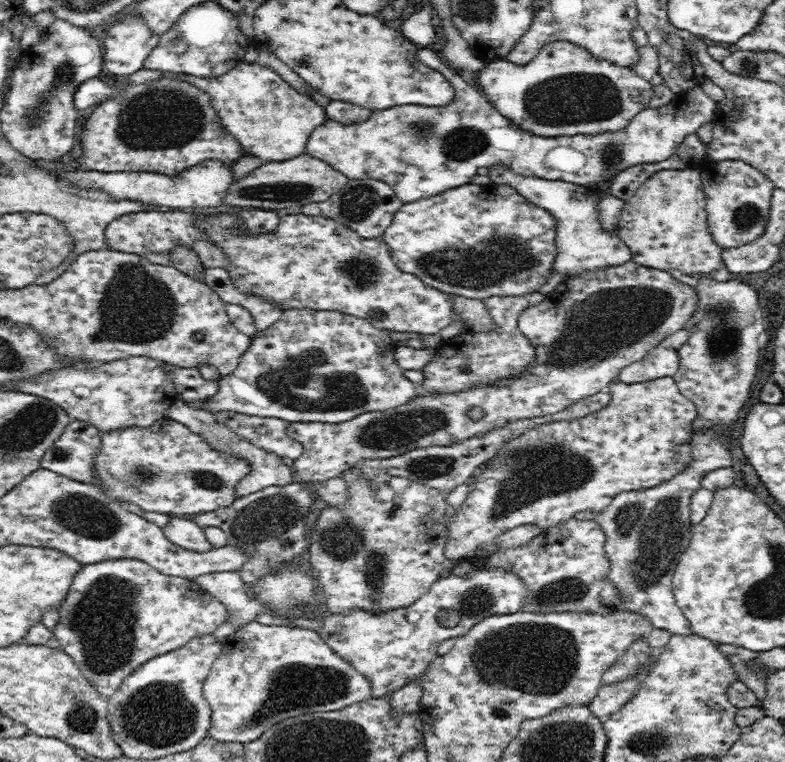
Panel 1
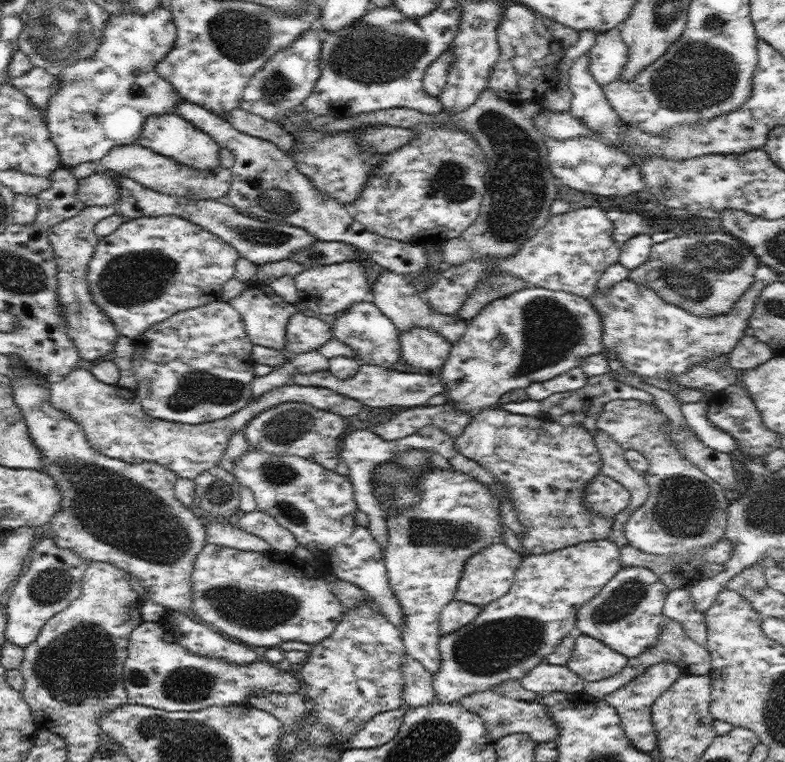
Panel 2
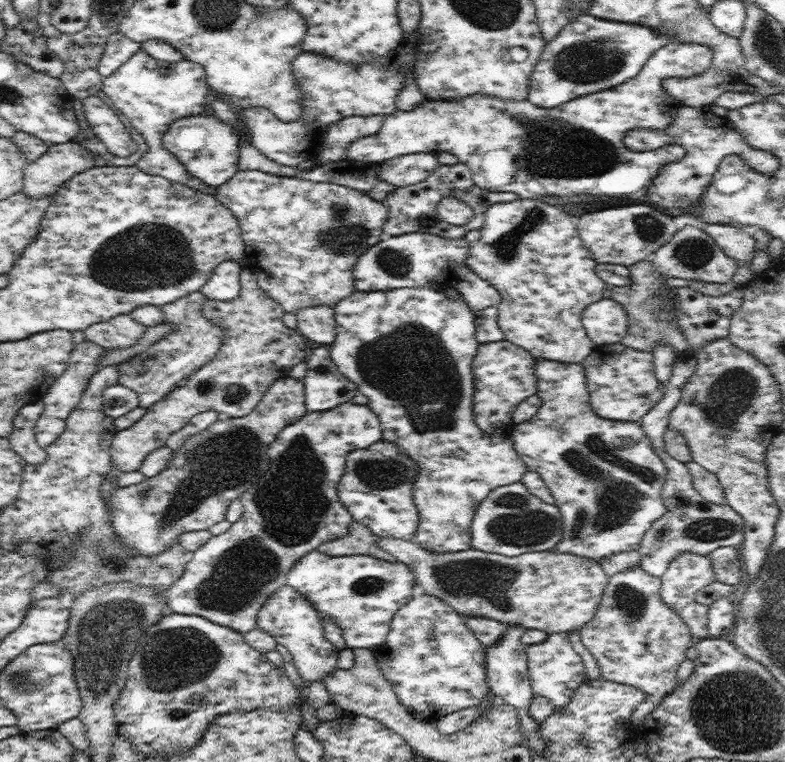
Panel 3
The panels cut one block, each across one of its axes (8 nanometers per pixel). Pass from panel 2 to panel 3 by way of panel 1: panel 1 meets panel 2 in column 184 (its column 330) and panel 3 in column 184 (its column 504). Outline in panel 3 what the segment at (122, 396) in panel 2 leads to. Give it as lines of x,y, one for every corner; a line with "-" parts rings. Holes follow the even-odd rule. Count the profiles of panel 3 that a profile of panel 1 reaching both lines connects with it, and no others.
244,266
240,271
239,281
241,289
235,299
221,301
207,298
203,304
204,317
208,317
208,321
222,329
223,341
220,350
210,362
192,372
184,383
169,392
166,398
160,399
147,408
144,416
138,422
114,435
110,452
115,473
140,470
141,464
148,454
155,451
156,448
166,445
168,437
178,432
194,415
206,411
218,411
224,417
246,416
254,410
254,407
262,400
264,393
276,380
286,376
294,365
306,360
304,350
308,339
297,329
288,328
284,324
285,311
276,300
260,288
257,276
248,266

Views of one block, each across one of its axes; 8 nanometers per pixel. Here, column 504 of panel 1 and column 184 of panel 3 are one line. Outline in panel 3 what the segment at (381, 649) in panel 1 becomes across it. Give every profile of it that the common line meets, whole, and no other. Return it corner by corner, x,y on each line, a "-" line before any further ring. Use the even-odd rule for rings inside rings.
350,401
330,410
307,412
300,420
286,426
268,448
269,468
259,475
256,485
239,498
244,507
242,517
231,524
226,533
213,535
194,552
183,576
166,592
166,609
178,614
203,616
242,634
256,628
259,610
268,597
286,585
294,563
308,552
317,550
320,544
348,536
354,518
340,502
337,491
347,454
382,440
381,422
376,413
368,405

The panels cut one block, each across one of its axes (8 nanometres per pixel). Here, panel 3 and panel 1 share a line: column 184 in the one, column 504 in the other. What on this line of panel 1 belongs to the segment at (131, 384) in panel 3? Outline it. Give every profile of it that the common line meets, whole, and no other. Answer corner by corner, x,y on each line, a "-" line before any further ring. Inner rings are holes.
539,290
522,296
485,298
483,303
494,321
494,328
479,333
463,329
453,338
442,340
442,352
440,347
436,347
434,358
422,370
424,390
428,393
451,393
469,390
478,383
498,384
516,380
535,359
535,348
530,339
522,334
517,321
526,308
533,307
544,299
545,295
-
446,348
452,348
452,356
446,352

